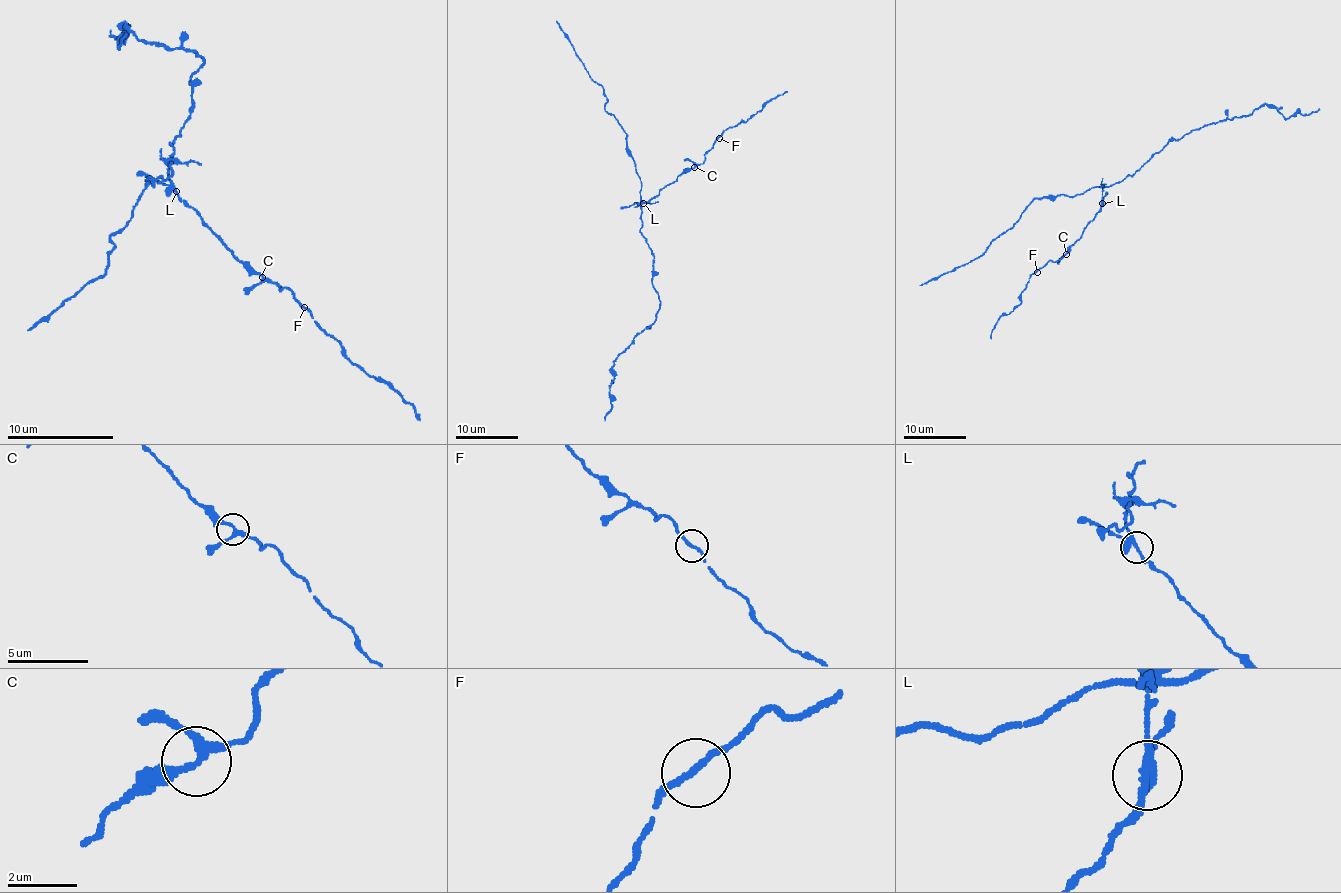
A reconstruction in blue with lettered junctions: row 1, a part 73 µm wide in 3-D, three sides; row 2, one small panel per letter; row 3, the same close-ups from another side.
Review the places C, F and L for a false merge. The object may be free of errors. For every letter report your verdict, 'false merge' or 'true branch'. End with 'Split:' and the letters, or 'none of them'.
C: true branch
F: true branch
L: false merge
Split: L

